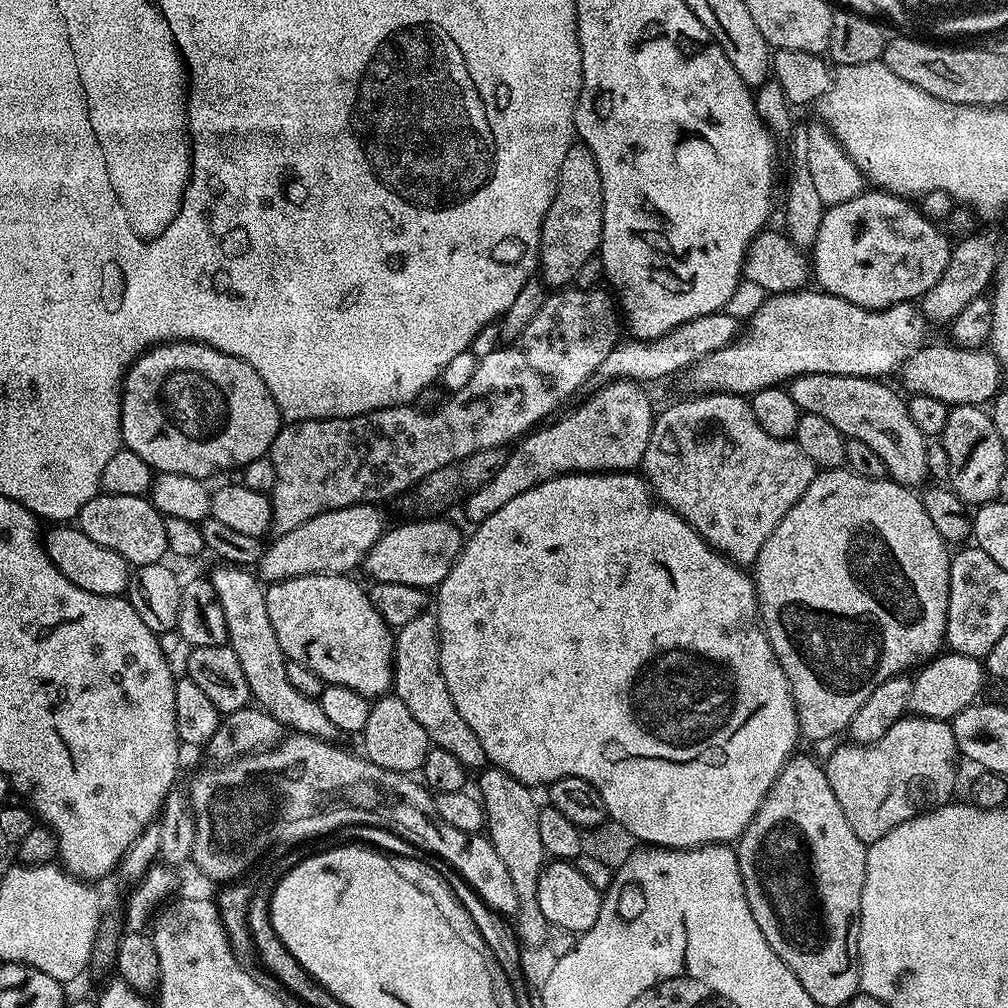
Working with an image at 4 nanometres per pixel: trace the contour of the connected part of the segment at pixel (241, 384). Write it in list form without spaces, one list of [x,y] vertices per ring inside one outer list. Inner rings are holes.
[[[169,340],[166,344],[157,344],[156,347],[143,352],[124,373],[120,390],[120,439],[123,447],[138,454],[138,458],[142,458],[142,462],[149,464],[156,472],[190,474],[194,478],[204,480],[214,475],[215,472],[228,472],[231,468],[243,469],[244,465],[254,462],[254,458],[262,458],[271,453],[272,443],[276,435],[280,433],[281,427],[282,417],[278,406],[270,390],[266,390],[266,382],[258,378],[258,370],[242,362],[242,358],[234,358],[222,350],[211,348],[208,344],[199,344],[193,340]]]

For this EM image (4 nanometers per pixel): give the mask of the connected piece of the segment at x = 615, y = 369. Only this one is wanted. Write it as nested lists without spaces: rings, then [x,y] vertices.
[[[723,311],[684,322],[682,326],[662,334],[662,338],[657,340],[628,338],[612,348],[610,354],[606,354],[606,362],[602,362],[598,376],[604,382],[613,380],[645,382],[644,380],[660,380],[663,376],[674,375],[675,372],[683,373],[702,358],[733,343],[741,332],[741,321],[735,320],[734,317]]]

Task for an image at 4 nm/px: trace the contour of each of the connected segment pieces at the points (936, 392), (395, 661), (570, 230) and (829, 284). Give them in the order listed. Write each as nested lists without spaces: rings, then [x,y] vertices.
[[[951,343],[925,346],[902,365],[898,379],[904,383],[903,391],[913,396],[938,398],[949,406],[984,406],[1001,391],[1002,373],[996,355],[991,350],[957,348]]]
[[[424,611],[414,622],[406,622],[395,633],[392,650],[392,688],[410,714],[418,718],[418,726],[426,730],[429,745],[450,750],[458,762],[462,762],[469,770],[480,770],[485,767],[486,757],[482,750],[482,742],[478,742],[474,730],[466,726],[466,718],[458,714],[450,699],[450,690],[446,690],[446,678],[442,678],[440,669],[440,631],[435,615]]]
[[[573,142],[570,150],[566,150],[566,158],[558,174],[554,202],[550,202],[550,210],[546,210],[546,218],[540,227],[538,272],[549,289],[569,287],[578,270],[582,270],[586,258],[599,253],[603,217],[604,199],[598,162],[594,162],[594,154],[590,154],[586,145]]]
[[[864,190],[848,202],[825,207],[816,241],[810,247],[810,272],[815,283],[817,280],[820,283],[817,285],[830,295],[846,298],[846,302],[854,302],[854,306],[869,308],[871,312],[919,301],[942,278],[953,245],[912,204],[915,203],[911,199],[892,192]]]

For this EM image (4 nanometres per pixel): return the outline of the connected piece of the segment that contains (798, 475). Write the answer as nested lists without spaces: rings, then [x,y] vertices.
[[[717,392],[715,394],[700,394],[695,398],[688,399],[692,400],[680,400],[677,404],[670,405],[661,416],[659,413],[653,419],[650,442],[646,446],[642,465],[642,475],[647,480],[652,495],[660,503],[665,504],[674,514],[681,516],[716,552],[721,552],[727,560],[731,560],[734,564],[741,566],[755,565],[758,550],[762,550],[766,538],[770,538],[770,534],[774,534],[774,526],[778,526],[778,522],[782,522],[782,518],[786,518],[790,506],[794,506],[794,502],[798,502],[798,498],[802,498],[806,486],[810,486],[810,482],[816,476],[818,469],[816,465],[810,462],[810,458],[806,458],[806,454],[802,454],[802,450],[797,446],[795,439],[770,438],[770,434],[766,434],[766,430],[762,430],[762,426],[758,426],[758,422],[752,413],[752,405],[745,397],[732,396],[728,392]]]

